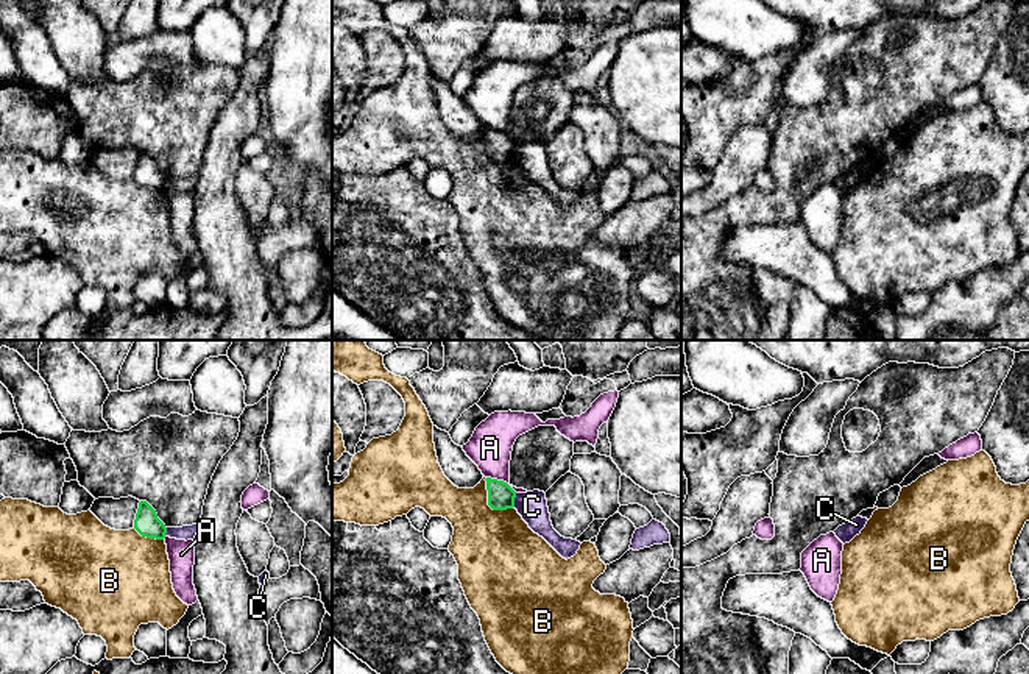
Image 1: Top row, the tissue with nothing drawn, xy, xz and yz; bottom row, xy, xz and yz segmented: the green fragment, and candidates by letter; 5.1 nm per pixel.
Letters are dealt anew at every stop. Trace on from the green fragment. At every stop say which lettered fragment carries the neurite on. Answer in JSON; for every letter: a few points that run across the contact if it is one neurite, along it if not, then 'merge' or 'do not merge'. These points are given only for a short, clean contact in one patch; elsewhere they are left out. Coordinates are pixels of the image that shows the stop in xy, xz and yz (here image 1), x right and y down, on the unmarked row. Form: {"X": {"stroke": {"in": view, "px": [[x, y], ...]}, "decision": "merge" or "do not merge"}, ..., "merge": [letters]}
{"A": {"decision": "do not merge"}, "B": {"stroke": {"in": "xz", "px": [[485, 128], [487, 153], [493, 159], [512, 159]]}, "decision": "do not merge"}, "C": {"stroke": {"in": "xz", "px": [[516, 144], [513, 156]]}, "decision": "do not merge"}, "merge": []}

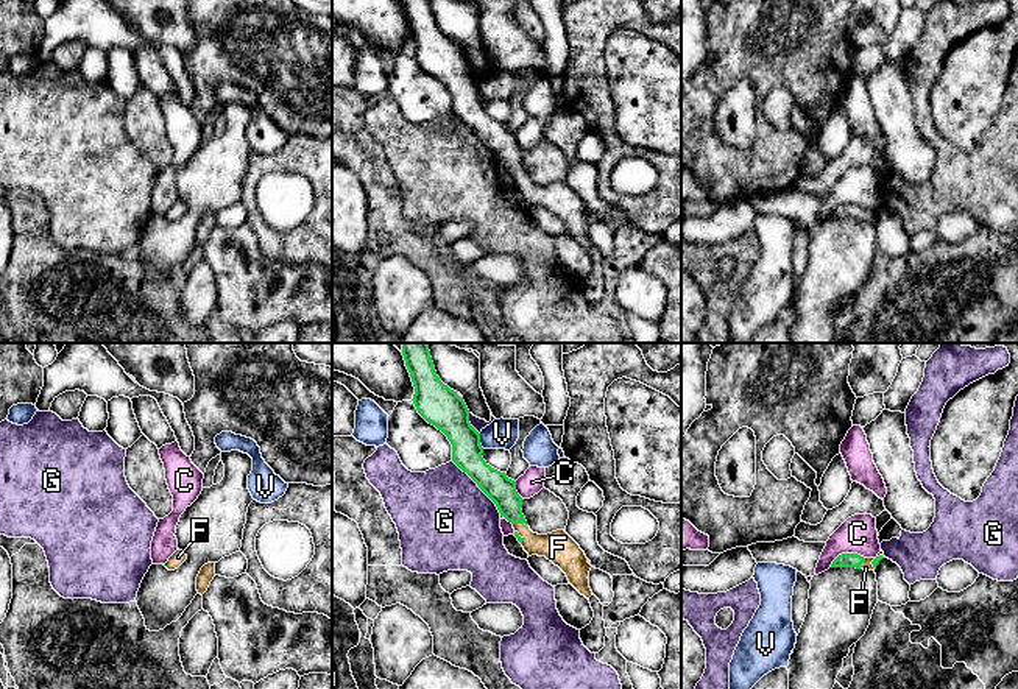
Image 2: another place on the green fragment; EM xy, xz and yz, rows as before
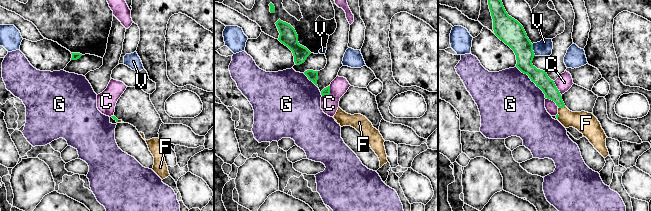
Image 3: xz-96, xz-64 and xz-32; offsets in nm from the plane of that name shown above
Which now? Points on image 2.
{"C": {"decision": "do not merge"}, "F": {"stroke": {"in": "xz", "px": [[496, 136], [519, 173], [537, 195], [558, 198]]}, "decision": "merge"}, "G": {"decision": "do not merge"}, "V": {"decision": "do not merge"}, "merge": ["F"]}

